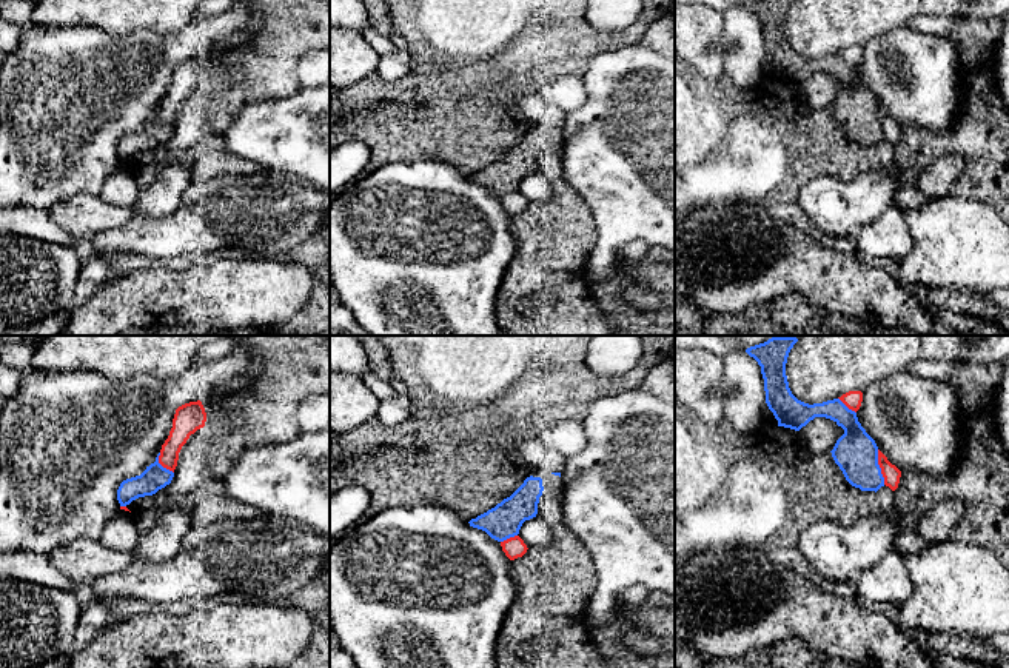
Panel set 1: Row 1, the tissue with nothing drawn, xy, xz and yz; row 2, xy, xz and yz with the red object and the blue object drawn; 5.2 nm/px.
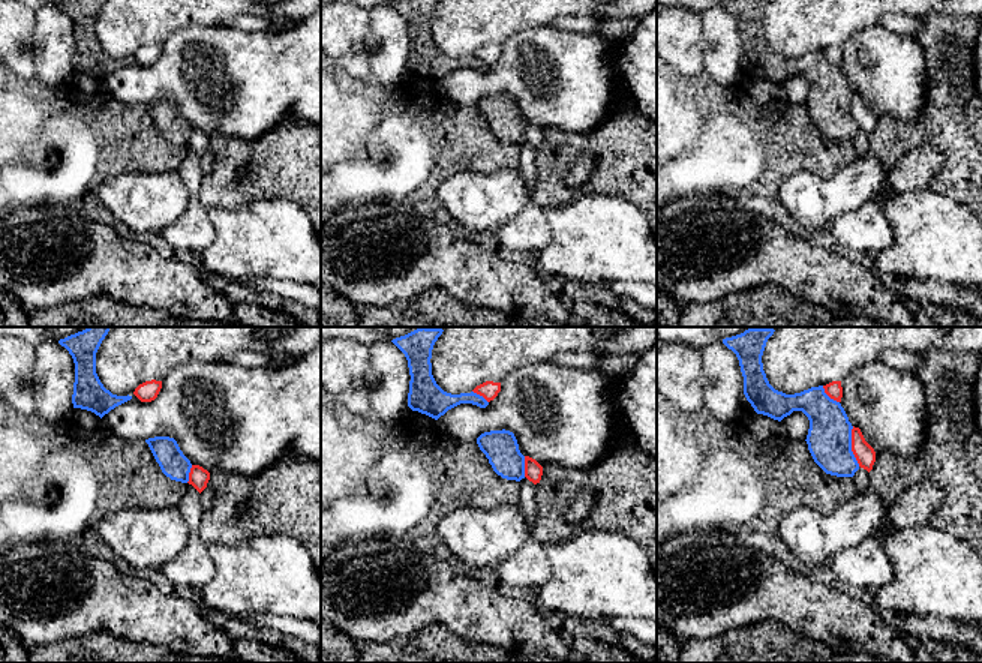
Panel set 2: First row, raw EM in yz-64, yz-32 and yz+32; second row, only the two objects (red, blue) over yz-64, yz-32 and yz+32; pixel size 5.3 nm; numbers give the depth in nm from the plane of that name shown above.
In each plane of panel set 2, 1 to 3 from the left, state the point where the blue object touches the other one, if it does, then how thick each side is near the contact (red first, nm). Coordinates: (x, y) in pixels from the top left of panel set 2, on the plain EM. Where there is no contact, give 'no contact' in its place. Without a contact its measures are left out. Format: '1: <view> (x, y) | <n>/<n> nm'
1: yz-64 (189, 138) | 110/150 nm
2: yz-32 (525, 131) | 100/180 nm
3: yz+32 (852, 110) | 110/240 nm

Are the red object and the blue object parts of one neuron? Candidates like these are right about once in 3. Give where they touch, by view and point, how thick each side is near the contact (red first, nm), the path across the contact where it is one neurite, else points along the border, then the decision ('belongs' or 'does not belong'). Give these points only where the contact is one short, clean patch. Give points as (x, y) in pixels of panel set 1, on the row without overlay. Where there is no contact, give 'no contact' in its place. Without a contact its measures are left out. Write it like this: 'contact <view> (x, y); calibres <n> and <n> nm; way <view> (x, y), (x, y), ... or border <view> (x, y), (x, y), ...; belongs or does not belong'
contact yz (880, 122); calibres 90 and 220 nm; does not belong

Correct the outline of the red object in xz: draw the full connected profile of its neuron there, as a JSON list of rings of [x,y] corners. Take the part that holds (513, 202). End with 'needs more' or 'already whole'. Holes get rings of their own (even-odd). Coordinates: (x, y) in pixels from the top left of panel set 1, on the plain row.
[[[519,191],[510,192],[504,197],[501,197],[502,206],[510,215],[515,215],[518,212],[522,212],[527,208],[527,200]]]; already whole

